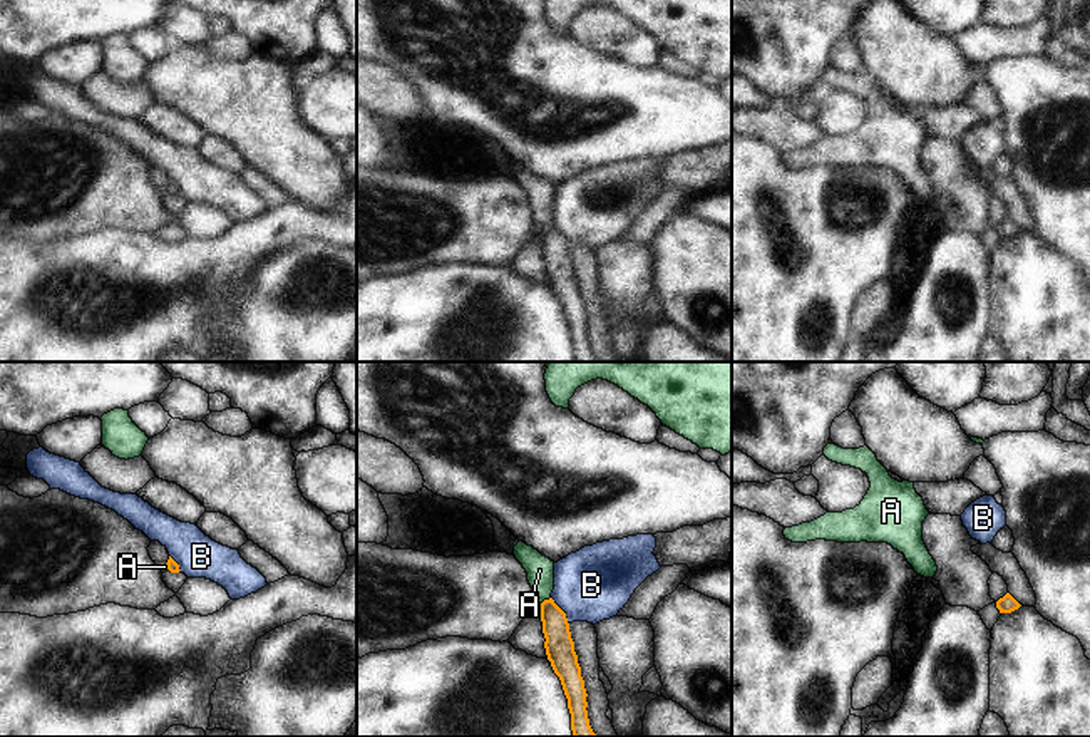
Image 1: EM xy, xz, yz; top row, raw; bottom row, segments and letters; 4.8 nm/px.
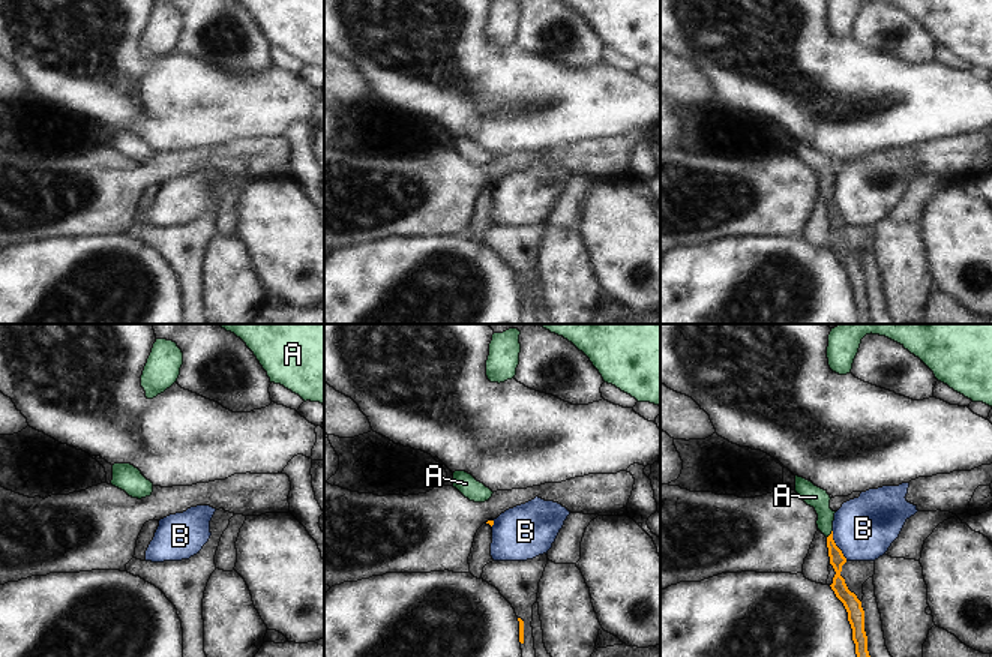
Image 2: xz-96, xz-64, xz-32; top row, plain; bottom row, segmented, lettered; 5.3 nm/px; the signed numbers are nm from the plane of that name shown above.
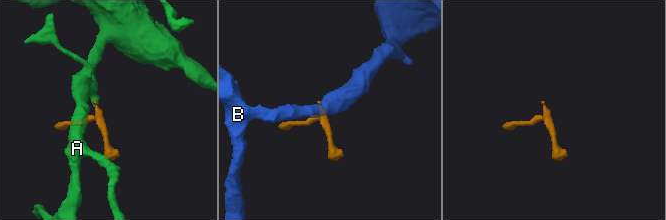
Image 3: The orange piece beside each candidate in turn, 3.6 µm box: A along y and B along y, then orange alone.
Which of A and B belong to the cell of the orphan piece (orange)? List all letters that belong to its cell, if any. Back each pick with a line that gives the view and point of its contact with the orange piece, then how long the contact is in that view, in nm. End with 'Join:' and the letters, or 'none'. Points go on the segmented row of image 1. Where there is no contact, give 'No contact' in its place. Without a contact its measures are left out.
A: Touches orange at xz (544, 600). Shared border 60 nm
Join: A

